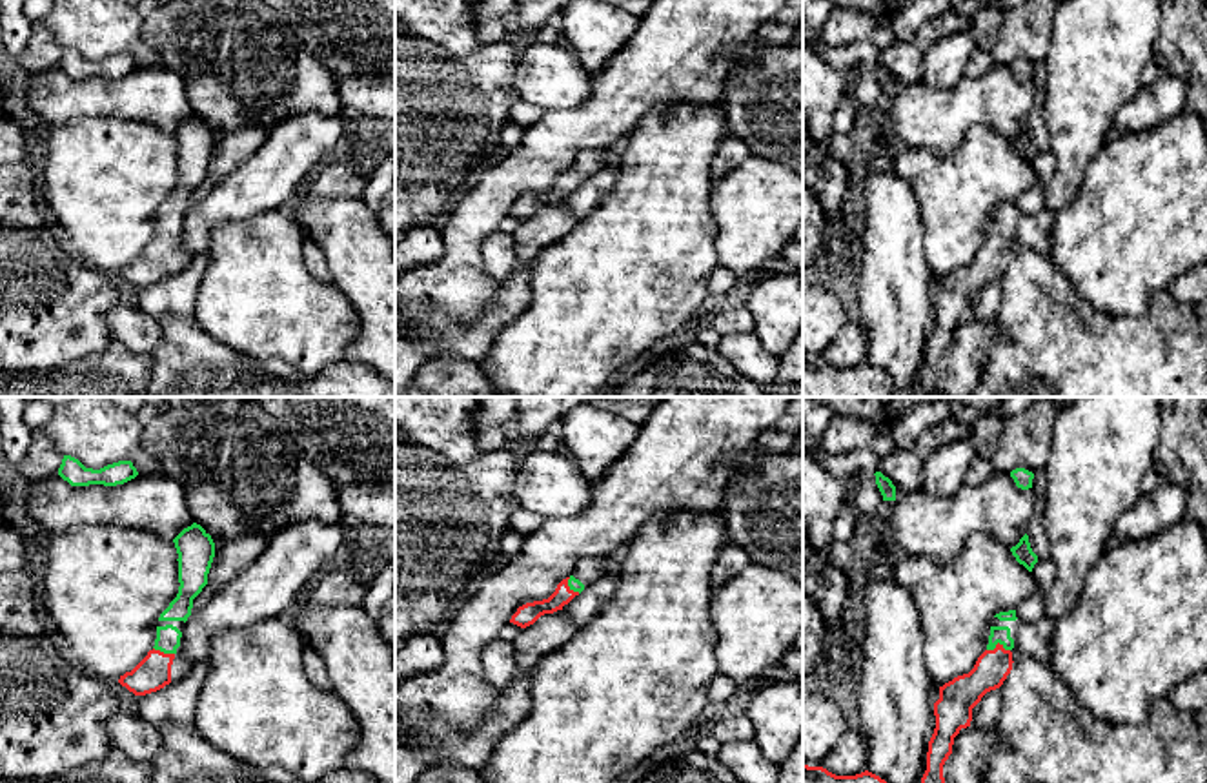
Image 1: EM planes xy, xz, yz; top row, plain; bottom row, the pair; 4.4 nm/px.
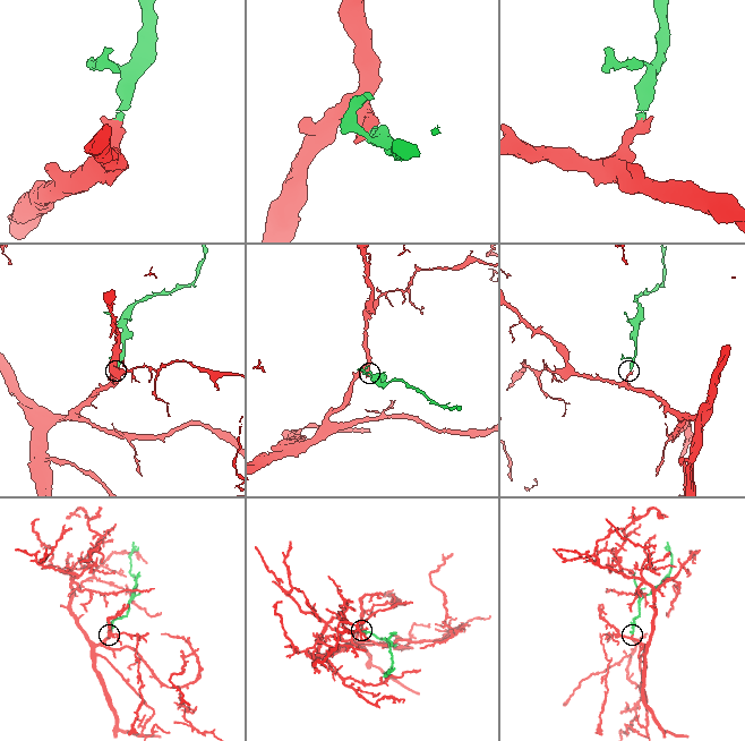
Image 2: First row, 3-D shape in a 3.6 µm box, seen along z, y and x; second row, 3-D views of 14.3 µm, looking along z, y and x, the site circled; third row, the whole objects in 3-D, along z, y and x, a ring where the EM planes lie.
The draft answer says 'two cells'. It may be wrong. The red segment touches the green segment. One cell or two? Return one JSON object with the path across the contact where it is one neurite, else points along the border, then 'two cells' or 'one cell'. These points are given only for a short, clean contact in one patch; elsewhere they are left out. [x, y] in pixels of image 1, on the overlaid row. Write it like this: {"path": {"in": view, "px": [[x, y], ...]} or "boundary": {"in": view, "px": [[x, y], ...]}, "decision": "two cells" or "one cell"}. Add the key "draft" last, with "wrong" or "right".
{"path": {"in": "yz", "px": [[993, 667], [998, 658], [998, 643], [998, 634]]}, "decision": "one cell", "draft": "wrong"}

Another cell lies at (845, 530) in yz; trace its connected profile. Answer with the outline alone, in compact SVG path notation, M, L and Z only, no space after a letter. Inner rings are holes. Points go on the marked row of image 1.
M847 497L843 499L839 512L836 515L832 537L841 543L850 543L852 539L857 537L854 504Z

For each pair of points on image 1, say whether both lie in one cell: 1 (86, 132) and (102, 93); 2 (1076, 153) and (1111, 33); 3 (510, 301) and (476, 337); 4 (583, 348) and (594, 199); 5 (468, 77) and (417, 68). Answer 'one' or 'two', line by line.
1: two
2: one
3: one
4: two
5: one

